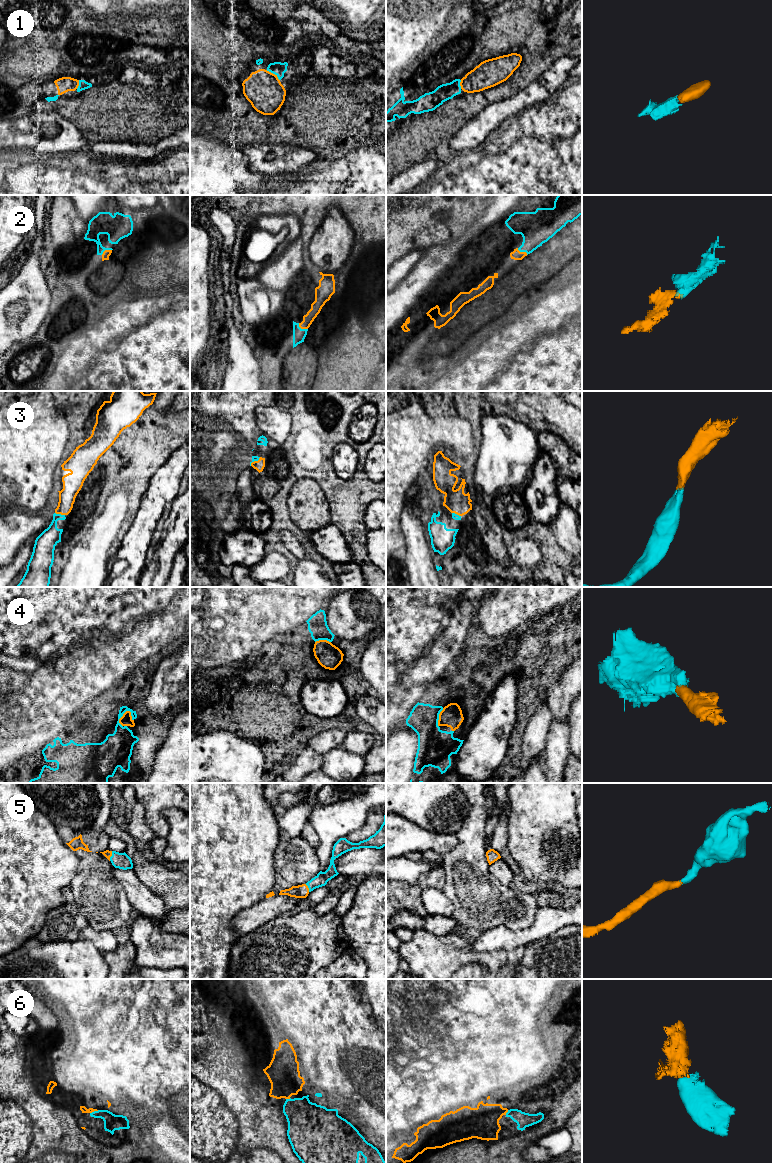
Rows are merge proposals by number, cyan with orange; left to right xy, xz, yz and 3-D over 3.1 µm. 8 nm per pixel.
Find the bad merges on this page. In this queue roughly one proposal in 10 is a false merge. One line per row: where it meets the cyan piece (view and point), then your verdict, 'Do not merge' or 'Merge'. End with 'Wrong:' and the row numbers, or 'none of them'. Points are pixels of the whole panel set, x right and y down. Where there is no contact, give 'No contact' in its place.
1: Touches cyan at xz (273, 73). Merge
2: Touches cyan at xz (302, 329). Merge
3: Touches cyan at xy (60, 514). Merge
4: Touches cyan at xy (121, 716). Merge
5: Touches cyan at xy (111, 856). Merge
6: Touches cyan at xy (94, 1111). Merge
Wrong: none of them

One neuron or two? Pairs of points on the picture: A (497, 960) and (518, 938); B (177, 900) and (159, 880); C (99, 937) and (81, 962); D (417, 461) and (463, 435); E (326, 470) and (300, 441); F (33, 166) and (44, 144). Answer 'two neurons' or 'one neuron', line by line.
A: two neurons
B: one neuron
C: two neurons
D: one neuron
E: one neuron
F: one neuron

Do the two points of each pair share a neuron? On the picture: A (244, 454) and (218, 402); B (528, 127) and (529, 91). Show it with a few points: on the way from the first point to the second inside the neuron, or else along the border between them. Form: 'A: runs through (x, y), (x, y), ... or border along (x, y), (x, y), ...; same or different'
A: border along (226, 425), (232, 431); different
B: border along (533, 104), (509, 118); different

